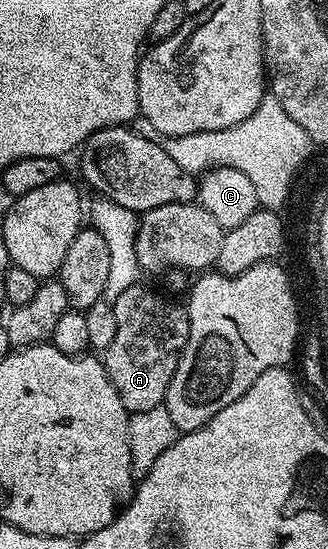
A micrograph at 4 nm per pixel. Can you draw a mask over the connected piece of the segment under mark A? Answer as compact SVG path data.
M143 285L126 289L113 306L117 313L117 334L101 358L113 389L117 389L117 397L121 397L121 405L129 413L164 406L169 381L173 381L173 373L189 341L186 306Z

